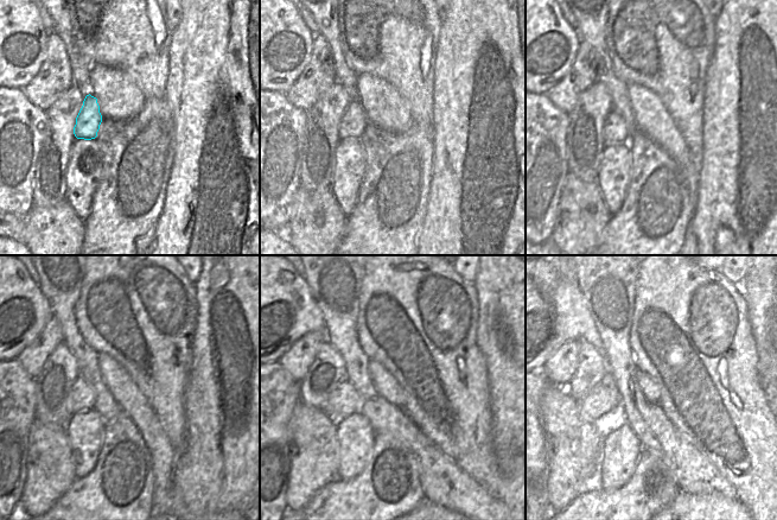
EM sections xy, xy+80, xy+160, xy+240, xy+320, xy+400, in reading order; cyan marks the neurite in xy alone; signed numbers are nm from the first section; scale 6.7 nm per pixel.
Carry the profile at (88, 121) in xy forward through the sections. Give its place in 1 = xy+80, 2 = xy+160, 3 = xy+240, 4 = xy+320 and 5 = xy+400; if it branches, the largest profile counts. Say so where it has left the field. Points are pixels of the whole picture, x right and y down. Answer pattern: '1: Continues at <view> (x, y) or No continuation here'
1: Continues at xy+80 (354, 121)
2: Continues at xy+160 (615, 132)
3: Continues at xy+240 (82, 395)
4: Continues at xy+320 (343, 400)
5: Continues at xy+400 (602, 405)

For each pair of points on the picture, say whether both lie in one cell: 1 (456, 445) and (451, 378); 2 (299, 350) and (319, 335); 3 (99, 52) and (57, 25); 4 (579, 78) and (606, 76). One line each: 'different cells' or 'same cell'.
1: same cell
2: same cell
3: different cells
4: different cells

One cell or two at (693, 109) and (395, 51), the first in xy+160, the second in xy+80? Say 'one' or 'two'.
one

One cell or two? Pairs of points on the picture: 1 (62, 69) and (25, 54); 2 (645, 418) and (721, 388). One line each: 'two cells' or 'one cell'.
1: two cells
2: two cells

